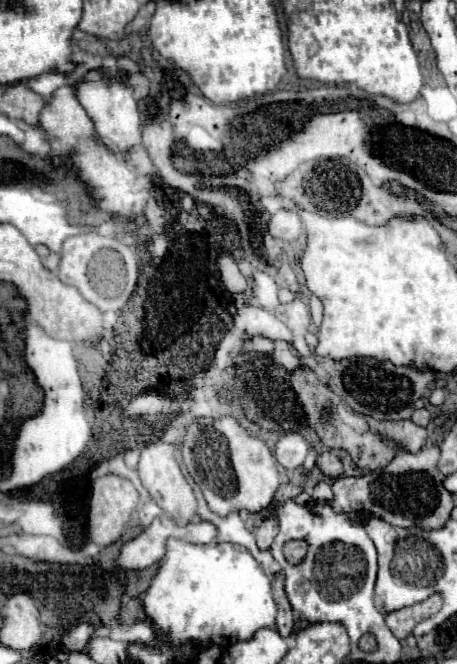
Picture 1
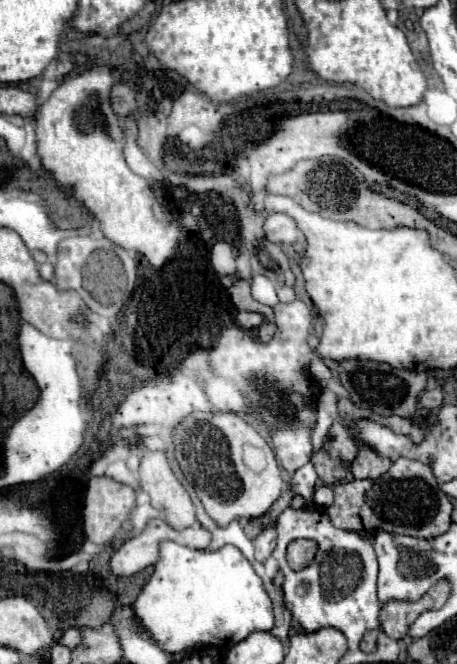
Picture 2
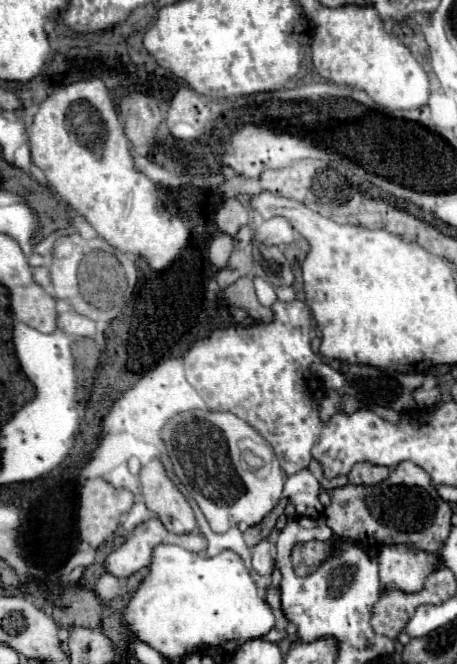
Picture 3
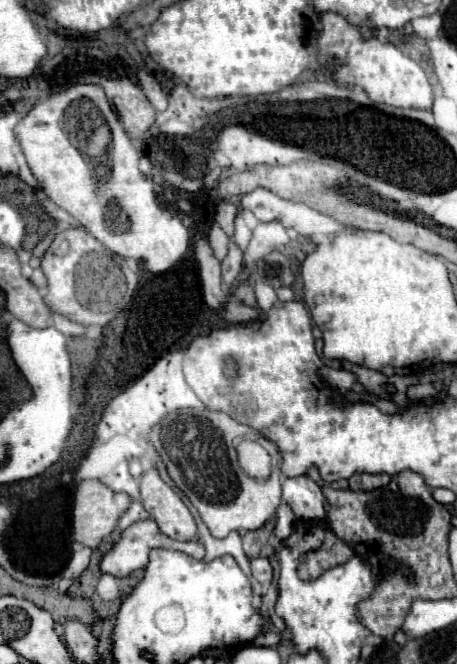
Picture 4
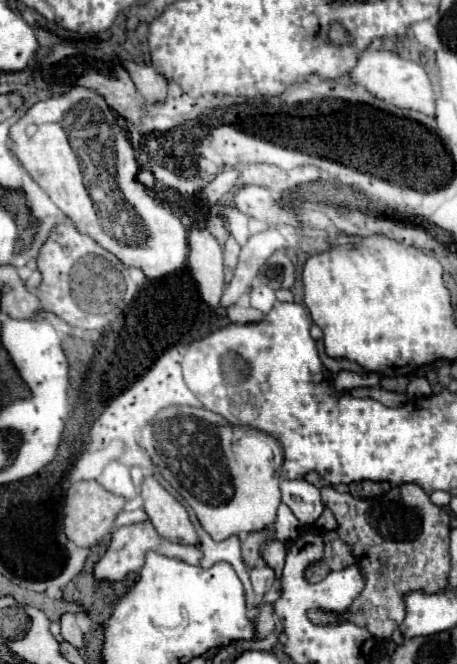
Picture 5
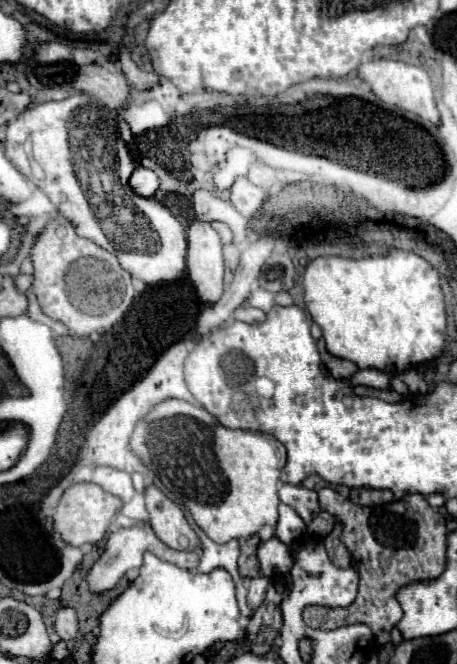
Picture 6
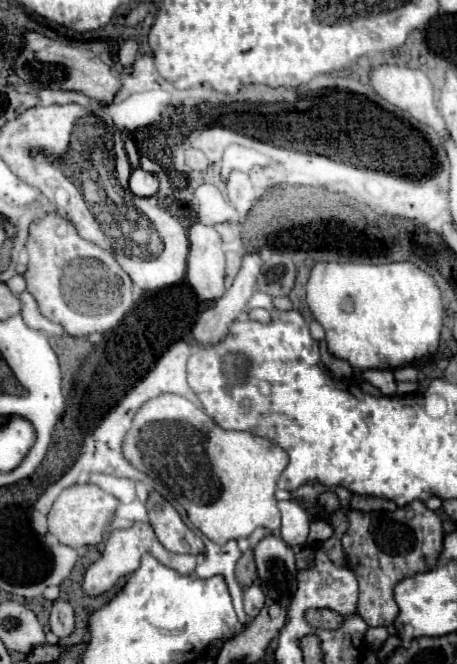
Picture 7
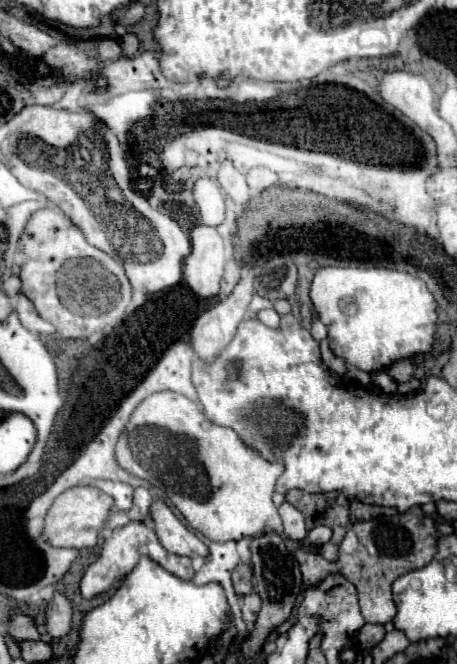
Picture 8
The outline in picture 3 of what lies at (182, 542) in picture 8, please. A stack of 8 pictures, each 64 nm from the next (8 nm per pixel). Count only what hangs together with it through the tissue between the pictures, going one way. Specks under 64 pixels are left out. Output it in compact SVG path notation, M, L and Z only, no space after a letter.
M152 458L146 466L142 466L140 482L146 506L158 514L160 522L170 532L184 534L196 528L196 518L188 500L168 478L160 458Z

